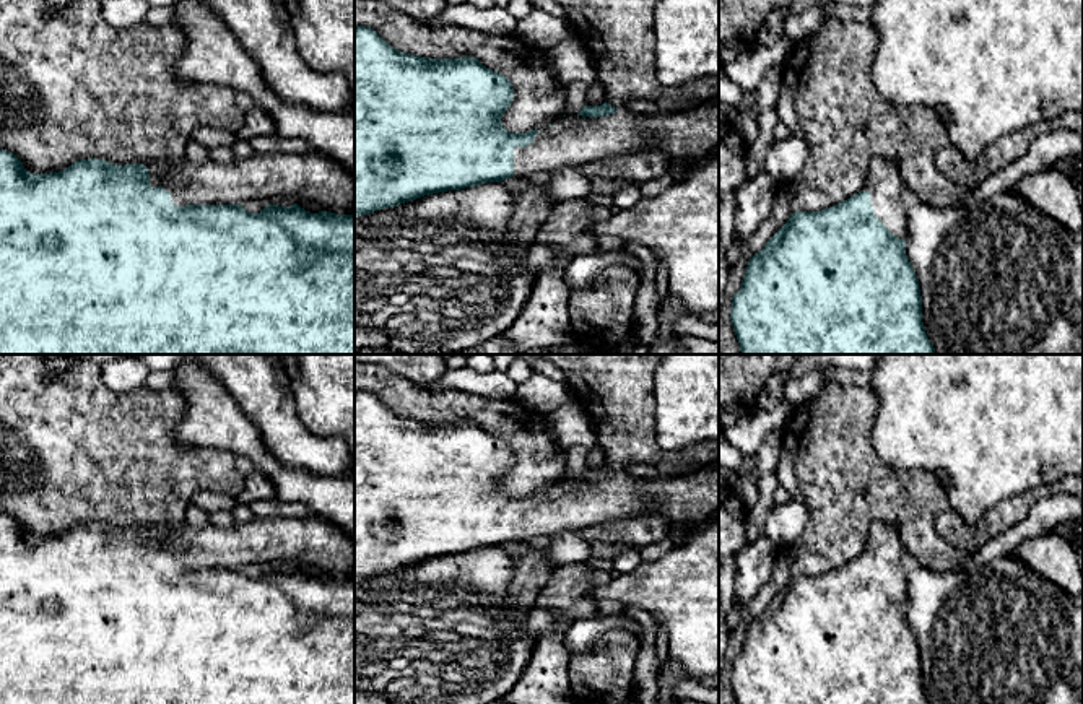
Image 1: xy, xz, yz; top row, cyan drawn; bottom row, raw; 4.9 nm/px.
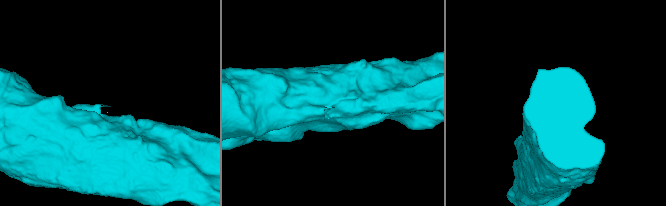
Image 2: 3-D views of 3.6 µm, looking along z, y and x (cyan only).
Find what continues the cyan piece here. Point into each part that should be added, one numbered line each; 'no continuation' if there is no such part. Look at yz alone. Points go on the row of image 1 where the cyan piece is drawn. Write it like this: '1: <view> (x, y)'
1: yz (883, 182)

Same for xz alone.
1: xz (574, 140)

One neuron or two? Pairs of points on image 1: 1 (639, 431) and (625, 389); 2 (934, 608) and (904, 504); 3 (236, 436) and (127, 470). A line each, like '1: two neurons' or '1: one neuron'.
1: one neuron
2: two neurons
3: two neurons

